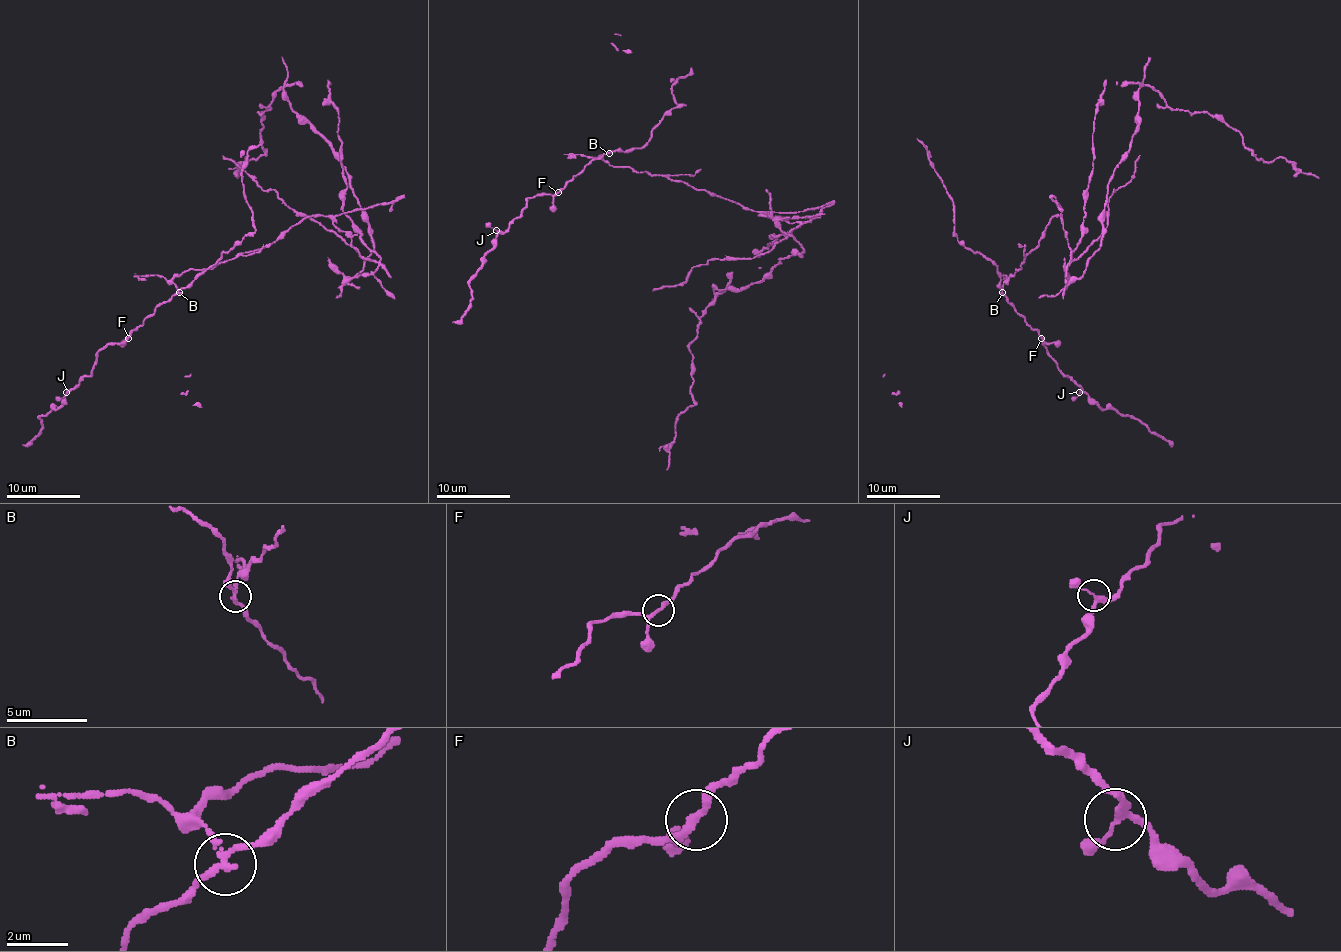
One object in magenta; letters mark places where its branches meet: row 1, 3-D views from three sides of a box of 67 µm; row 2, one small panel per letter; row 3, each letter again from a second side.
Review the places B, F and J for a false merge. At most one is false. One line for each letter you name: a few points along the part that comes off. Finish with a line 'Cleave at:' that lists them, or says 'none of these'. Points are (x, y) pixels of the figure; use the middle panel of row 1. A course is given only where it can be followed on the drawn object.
B: (609, 154), (808, 218), (782, 218), (800, 253), (714, 290), (666, 470)
Cleave at: B

